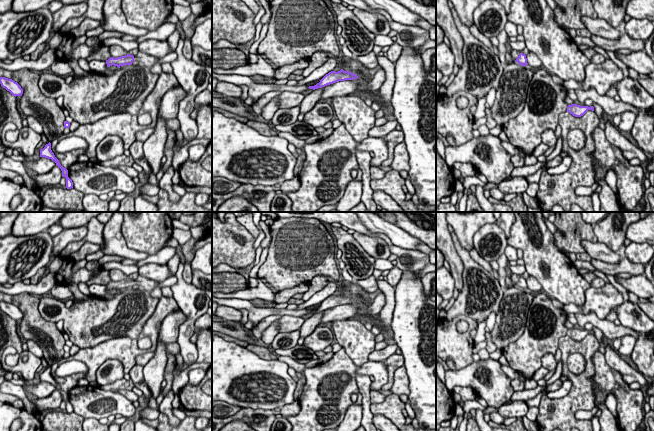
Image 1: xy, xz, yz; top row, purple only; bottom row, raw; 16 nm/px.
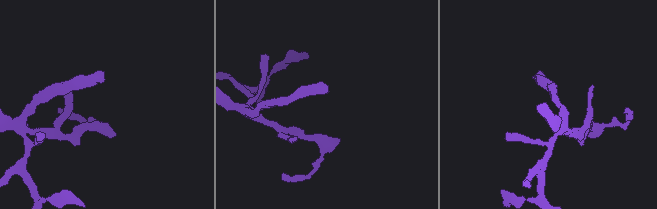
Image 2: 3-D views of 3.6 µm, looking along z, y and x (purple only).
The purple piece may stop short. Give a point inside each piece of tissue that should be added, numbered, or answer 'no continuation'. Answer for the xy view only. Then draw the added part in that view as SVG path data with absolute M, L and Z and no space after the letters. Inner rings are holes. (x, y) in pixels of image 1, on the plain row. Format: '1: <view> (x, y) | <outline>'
1: xy (147, 284) | M138 275L137 279L134 280L134 285L138 285L140 288L142 288L148 292L151 292L157 286L159 286L161 288L164 286L171 287L174 284L176 284L177 281L178 281L178 279L177 279L176 275L171 276L171 277L167 278L166 280L161 281L161 282L151 280L151 279L144 277L144 276Z

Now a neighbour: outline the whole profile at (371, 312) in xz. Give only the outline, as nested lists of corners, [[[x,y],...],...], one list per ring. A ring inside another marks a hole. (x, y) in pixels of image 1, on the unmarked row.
[[[379,293],[374,299],[371,306],[364,309],[364,311],[361,313],[359,319],[361,321],[368,320],[368,319],[374,319],[378,316],[382,308],[386,305],[386,297],[385,294]]]

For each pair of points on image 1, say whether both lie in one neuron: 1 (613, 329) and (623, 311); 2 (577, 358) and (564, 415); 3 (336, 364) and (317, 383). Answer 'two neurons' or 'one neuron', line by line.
1: two neurons
2: two neurons
3: one neuron

